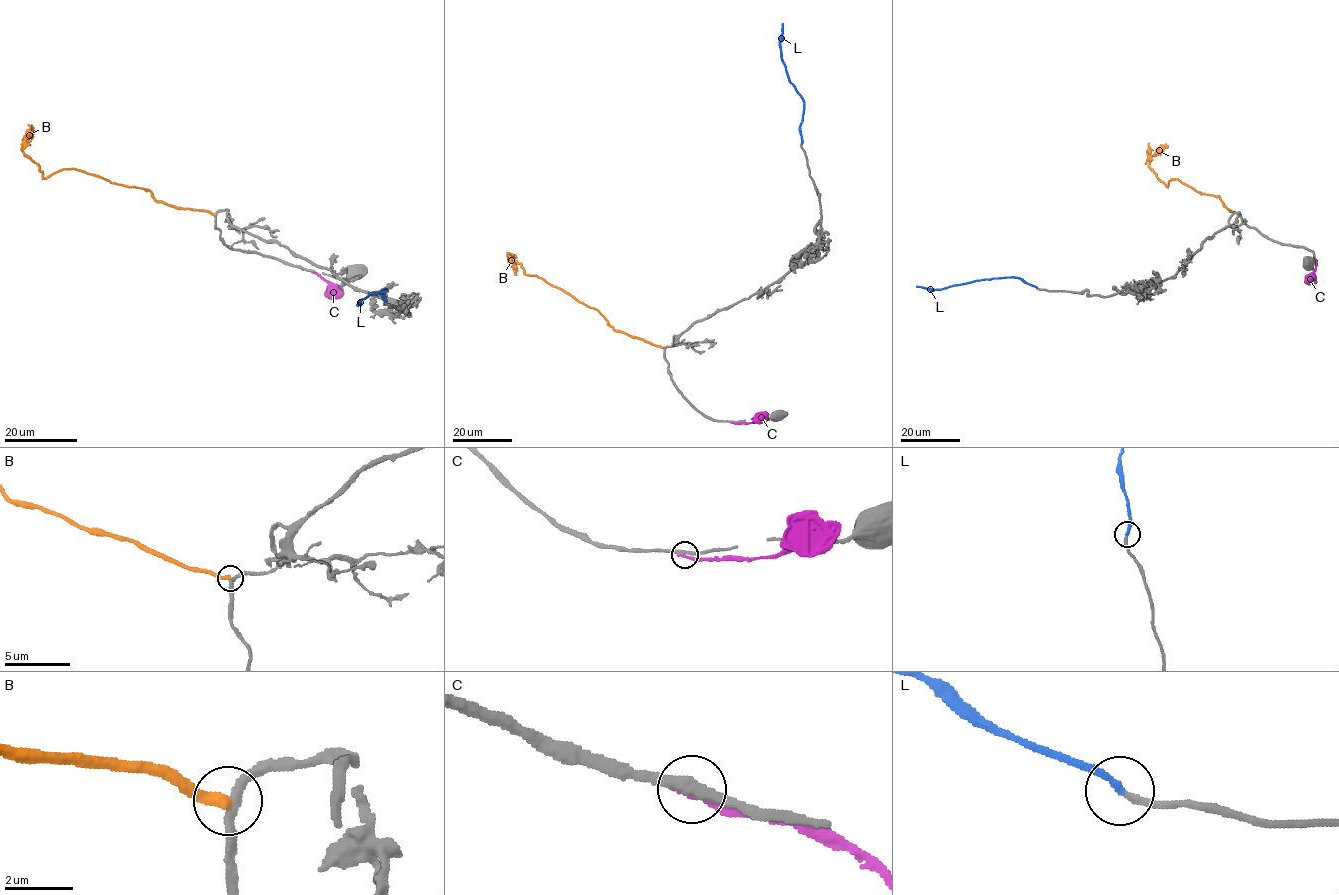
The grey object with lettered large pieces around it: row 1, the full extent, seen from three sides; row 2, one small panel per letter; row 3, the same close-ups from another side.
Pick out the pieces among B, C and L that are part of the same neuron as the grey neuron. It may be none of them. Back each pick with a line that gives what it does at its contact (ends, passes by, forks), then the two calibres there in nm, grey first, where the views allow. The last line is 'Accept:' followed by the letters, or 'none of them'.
L: it ends there; 200 nm thick on the grey side, 200 nm on the other
Accept: L

